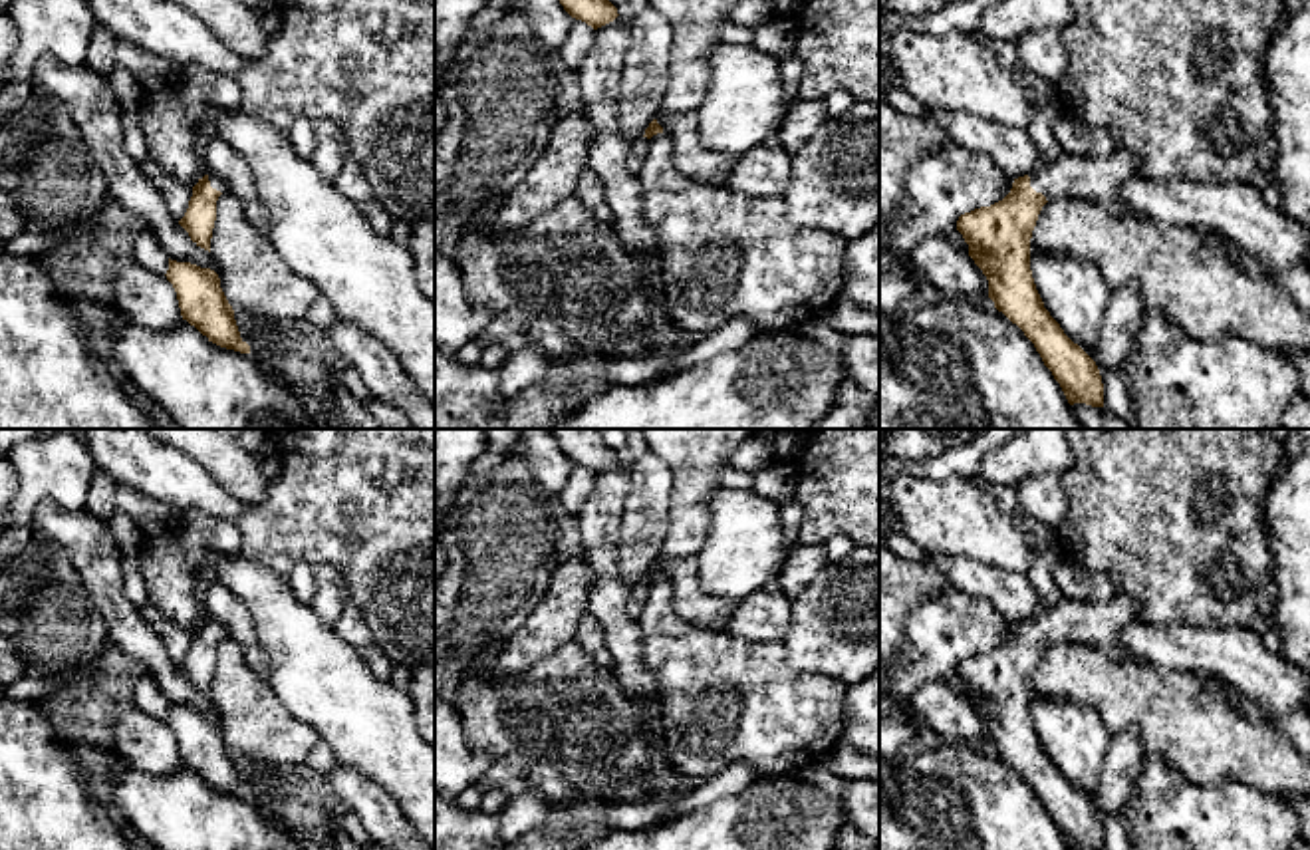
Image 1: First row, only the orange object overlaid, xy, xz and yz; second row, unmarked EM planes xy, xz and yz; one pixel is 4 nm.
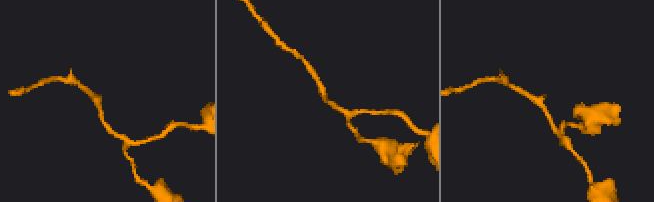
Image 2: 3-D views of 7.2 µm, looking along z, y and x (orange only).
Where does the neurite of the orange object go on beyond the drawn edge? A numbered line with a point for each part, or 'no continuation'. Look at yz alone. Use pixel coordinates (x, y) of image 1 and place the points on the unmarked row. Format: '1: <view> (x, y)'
1: yz (1094, 622)

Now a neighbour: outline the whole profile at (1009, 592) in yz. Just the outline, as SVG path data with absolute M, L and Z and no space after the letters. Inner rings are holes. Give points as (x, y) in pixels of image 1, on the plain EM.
M925 554L923 564L939 570L955 590L988 600L1012 624L1032 620L1040 604L1028 574L981 564L965 556Z

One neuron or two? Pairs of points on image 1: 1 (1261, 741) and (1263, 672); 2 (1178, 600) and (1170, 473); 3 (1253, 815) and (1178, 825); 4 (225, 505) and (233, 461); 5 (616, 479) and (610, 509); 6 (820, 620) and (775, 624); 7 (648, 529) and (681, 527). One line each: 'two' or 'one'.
1: two
2: one
3: one
4: two
5: one
6: two
7: two

